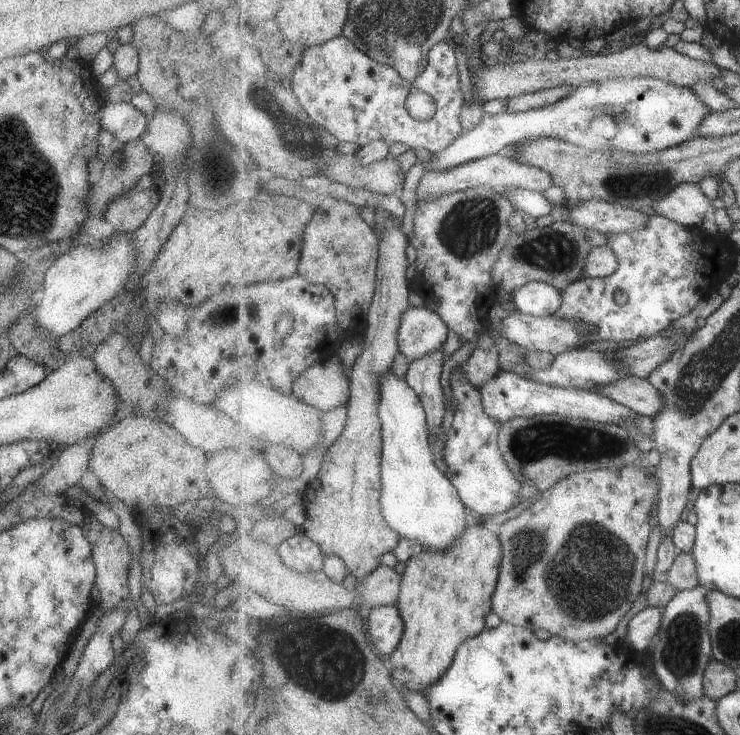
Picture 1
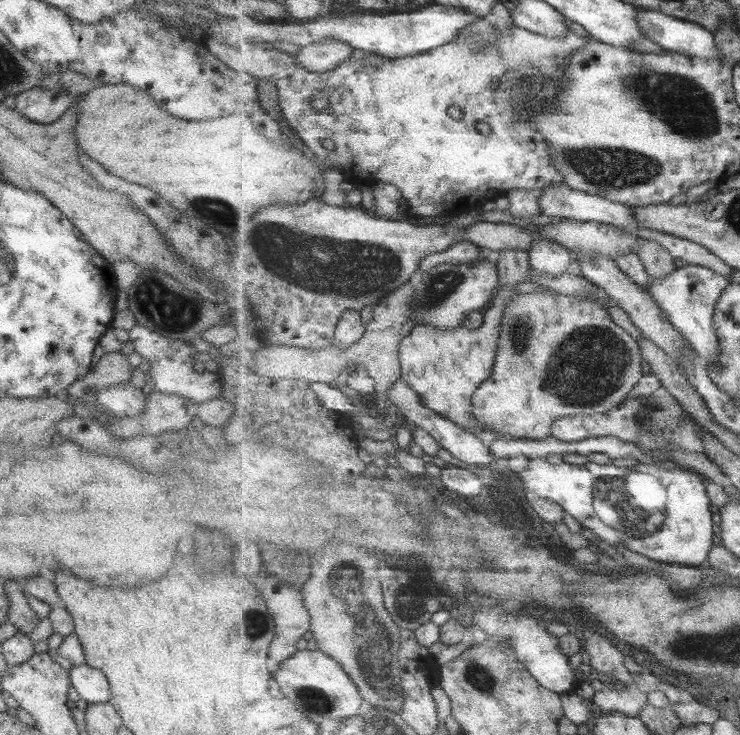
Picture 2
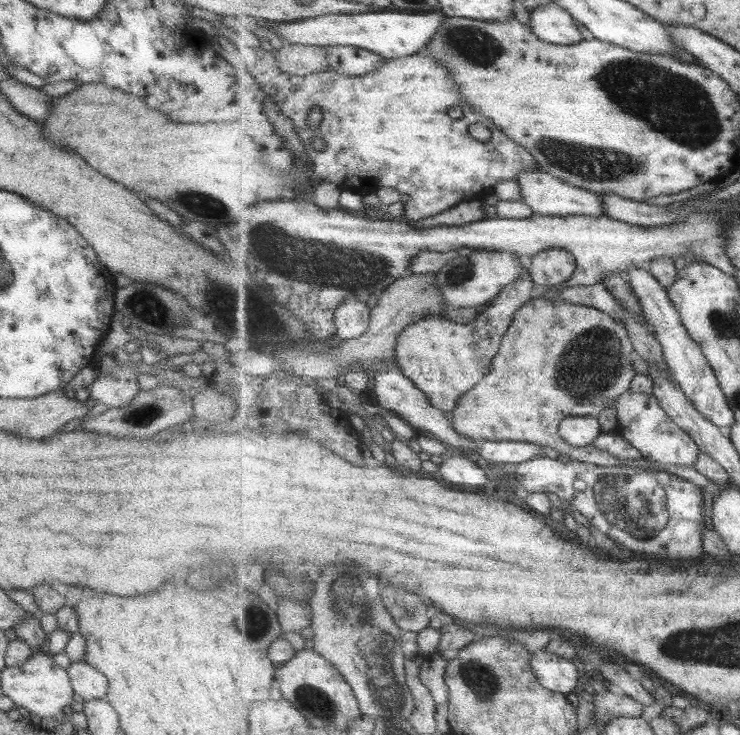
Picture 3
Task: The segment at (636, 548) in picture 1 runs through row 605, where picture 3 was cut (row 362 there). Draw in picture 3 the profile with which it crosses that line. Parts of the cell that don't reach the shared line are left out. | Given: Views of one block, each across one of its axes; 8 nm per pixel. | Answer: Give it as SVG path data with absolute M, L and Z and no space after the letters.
M533 296L517 312L512 326L505 333L500 351L493 359L491 372L460 399L459 406L448 413L449 419L461 435L476 442L530 442L555 448L573 461L620 469L621 458L606 450L595 448L594 445L574 447L565 442L560 435L560 426L567 417L599 416L601 410L613 406L617 397L630 390L633 378L637 376L633 352L636 352L636 348L628 335L628 328L606 312L561 299L551 301Z

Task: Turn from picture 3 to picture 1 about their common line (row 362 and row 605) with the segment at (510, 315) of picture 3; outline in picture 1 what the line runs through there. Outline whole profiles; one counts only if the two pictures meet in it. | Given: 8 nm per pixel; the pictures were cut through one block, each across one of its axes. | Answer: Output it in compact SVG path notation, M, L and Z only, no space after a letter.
M471 522L454 547L444 551L415 550L407 560L402 576L402 587L397 606L405 623L405 632L397 650L390 655L392 676L404 690L427 693L431 684L443 678L456 658L456 650L467 640L480 635L485 628L485 618L492 612L492 598L500 579L504 548L495 527Z

